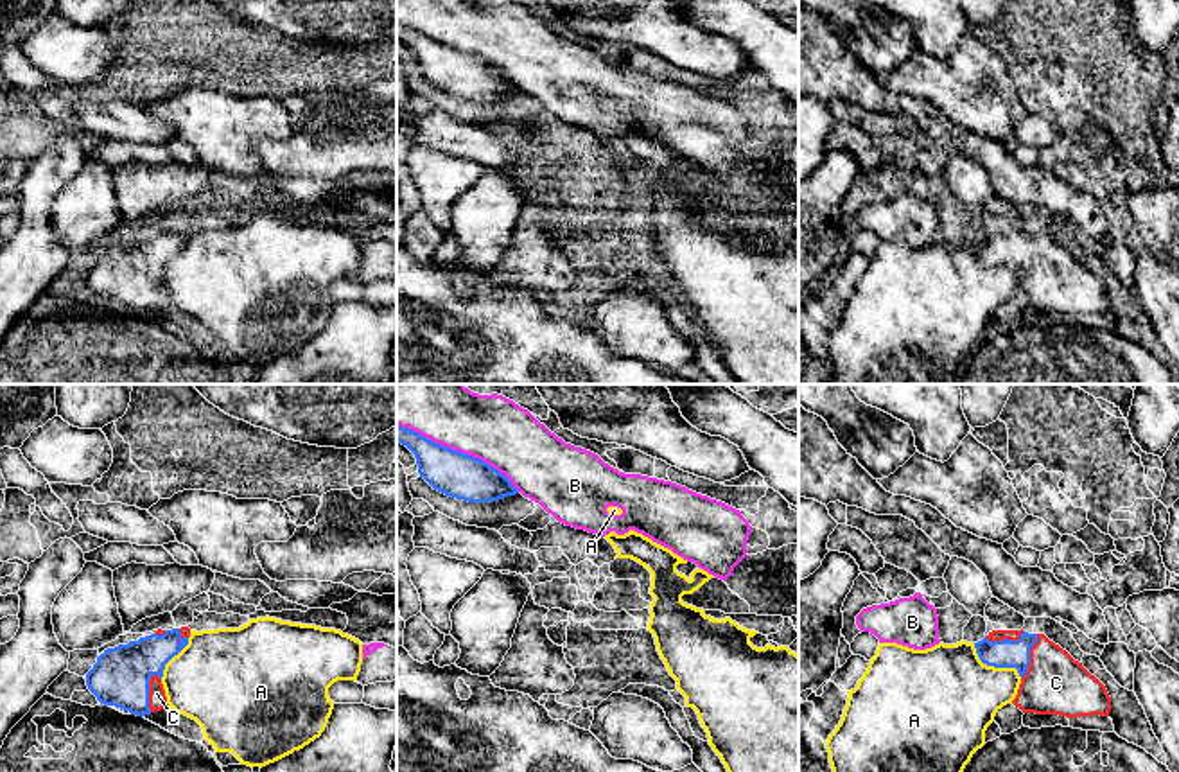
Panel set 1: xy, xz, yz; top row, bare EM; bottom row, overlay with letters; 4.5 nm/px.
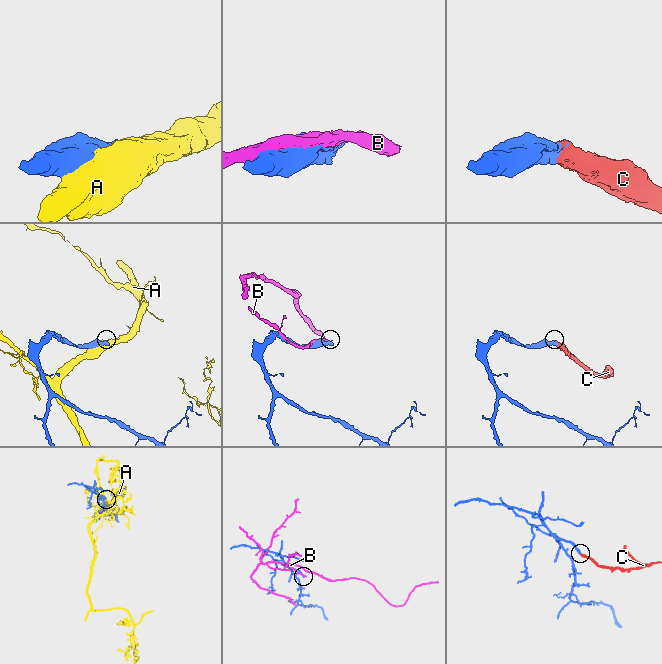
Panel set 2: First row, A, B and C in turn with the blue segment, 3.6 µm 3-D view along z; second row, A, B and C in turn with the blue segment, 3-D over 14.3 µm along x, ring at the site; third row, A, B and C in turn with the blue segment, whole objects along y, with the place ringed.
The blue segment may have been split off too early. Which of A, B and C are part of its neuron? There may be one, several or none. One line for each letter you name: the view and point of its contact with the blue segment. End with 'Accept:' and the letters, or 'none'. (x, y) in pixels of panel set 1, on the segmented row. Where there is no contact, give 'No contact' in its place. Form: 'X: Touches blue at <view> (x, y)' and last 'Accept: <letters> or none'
C: Touches blue at xy (148, 692)
Accept: C

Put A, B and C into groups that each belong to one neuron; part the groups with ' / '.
A / B / C

